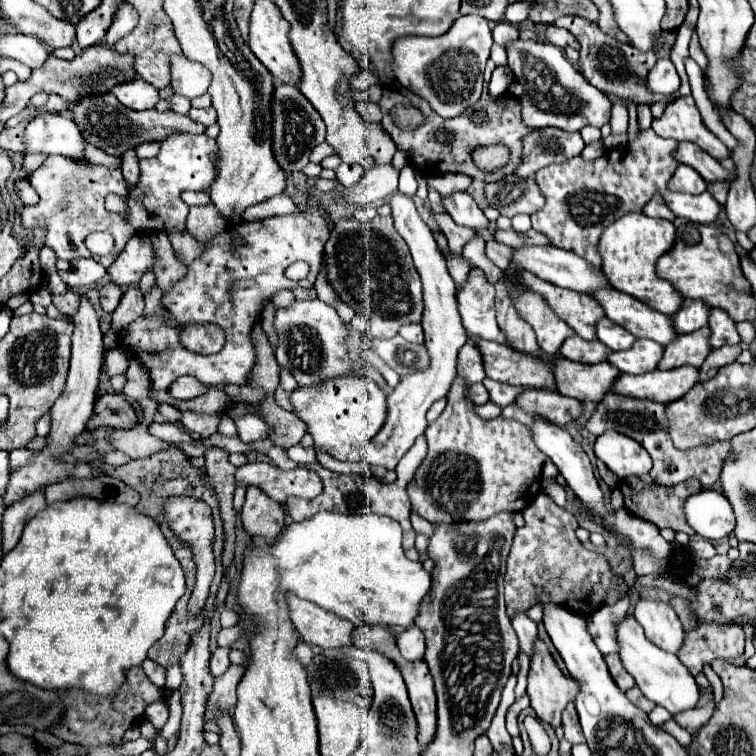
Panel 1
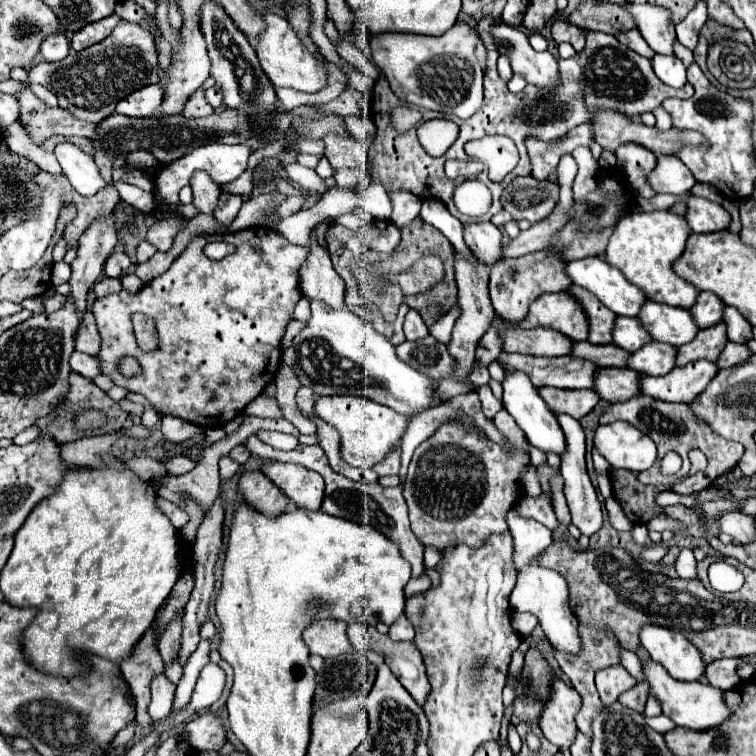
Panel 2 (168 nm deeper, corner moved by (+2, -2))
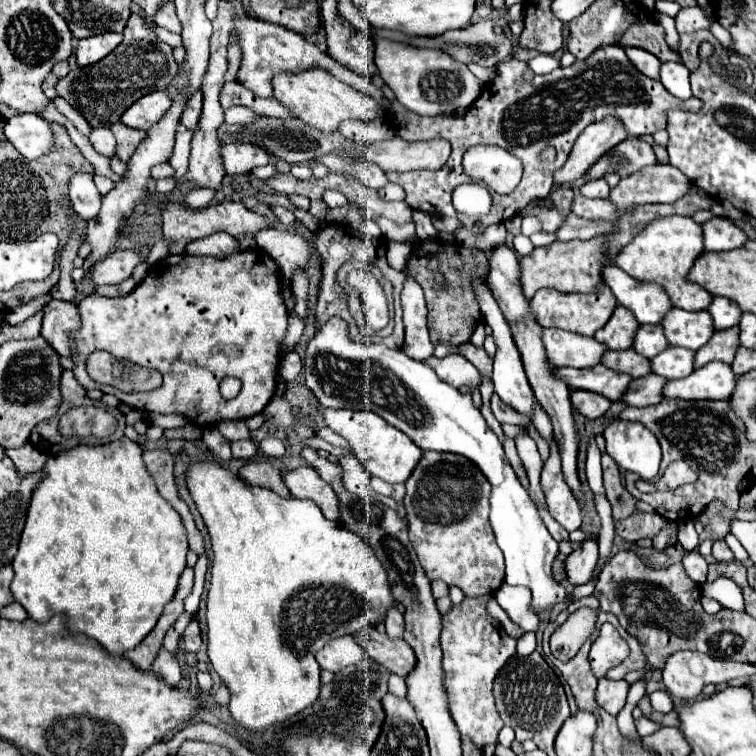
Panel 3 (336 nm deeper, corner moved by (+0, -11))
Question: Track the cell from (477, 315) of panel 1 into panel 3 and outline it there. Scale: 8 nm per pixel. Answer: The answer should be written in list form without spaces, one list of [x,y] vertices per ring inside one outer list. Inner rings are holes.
[[[555,327],[543,331],[543,343],[547,349],[547,359],[555,367],[595,367],[607,351],[607,347],[595,337],[585,337]]]

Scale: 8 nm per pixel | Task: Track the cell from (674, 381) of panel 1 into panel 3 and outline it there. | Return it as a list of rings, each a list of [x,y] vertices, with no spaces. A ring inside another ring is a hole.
[[[711,361],[695,369],[689,377],[669,381],[665,387],[665,399],[729,399],[735,389],[735,373],[731,365]]]

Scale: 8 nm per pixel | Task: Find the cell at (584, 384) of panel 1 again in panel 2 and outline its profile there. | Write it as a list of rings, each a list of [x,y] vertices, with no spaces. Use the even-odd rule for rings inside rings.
[[[599,368],[593,378],[593,390],[605,402],[625,402],[639,394],[637,386],[639,374],[635,370],[623,368]]]

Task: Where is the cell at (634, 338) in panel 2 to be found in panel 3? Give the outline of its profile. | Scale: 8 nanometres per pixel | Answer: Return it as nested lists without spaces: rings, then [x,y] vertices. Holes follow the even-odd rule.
[[[641,325],[639,327],[639,331],[635,335],[633,349],[639,351],[643,357],[653,359],[655,355],[665,351],[667,347],[669,347],[669,341],[667,341],[661,325]]]

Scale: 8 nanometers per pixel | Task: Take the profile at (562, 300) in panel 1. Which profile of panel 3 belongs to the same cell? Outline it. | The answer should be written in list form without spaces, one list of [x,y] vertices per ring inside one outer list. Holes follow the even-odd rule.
[[[619,305],[611,315],[611,319],[607,321],[607,325],[601,331],[597,331],[595,339],[599,343],[605,343],[609,349],[629,349],[633,345],[633,337],[637,329],[639,323],[633,311]]]

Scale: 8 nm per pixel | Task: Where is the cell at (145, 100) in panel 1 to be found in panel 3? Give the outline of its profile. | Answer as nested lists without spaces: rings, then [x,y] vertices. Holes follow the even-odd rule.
[[[153,91],[151,95],[145,95],[139,99],[139,103],[133,103],[121,117],[121,121],[127,127],[133,129],[151,129],[171,107],[171,99],[165,91]]]

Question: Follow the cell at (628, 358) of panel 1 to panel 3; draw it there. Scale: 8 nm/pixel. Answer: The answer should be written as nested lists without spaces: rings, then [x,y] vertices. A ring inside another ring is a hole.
[[[667,347],[663,353],[651,359],[653,373],[667,377],[667,379],[681,379],[693,373],[695,351],[685,347]]]

